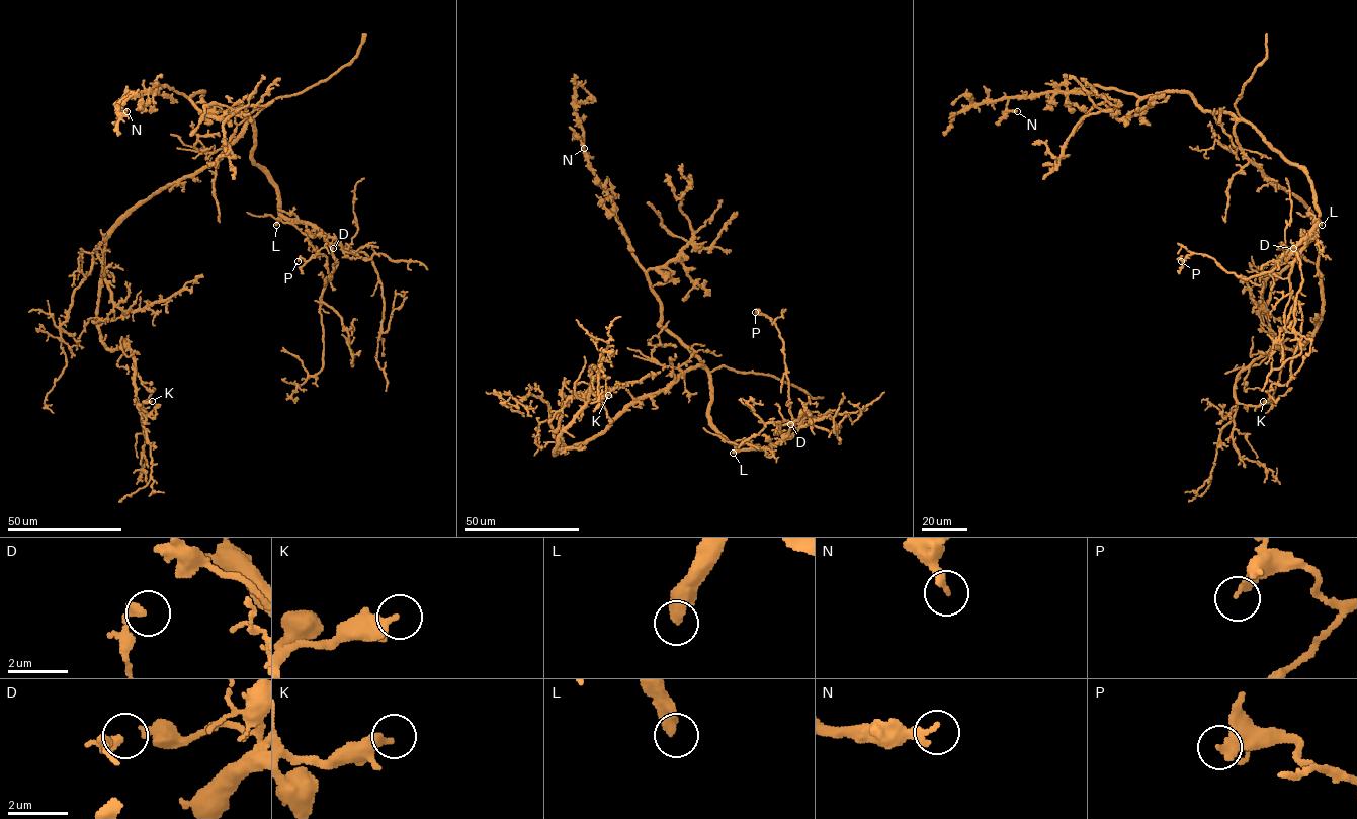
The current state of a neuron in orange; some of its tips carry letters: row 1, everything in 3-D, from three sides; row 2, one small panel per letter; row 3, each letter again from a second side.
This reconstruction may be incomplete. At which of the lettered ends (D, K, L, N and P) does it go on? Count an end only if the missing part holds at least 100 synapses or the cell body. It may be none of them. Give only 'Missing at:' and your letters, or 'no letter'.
Missing at: L

